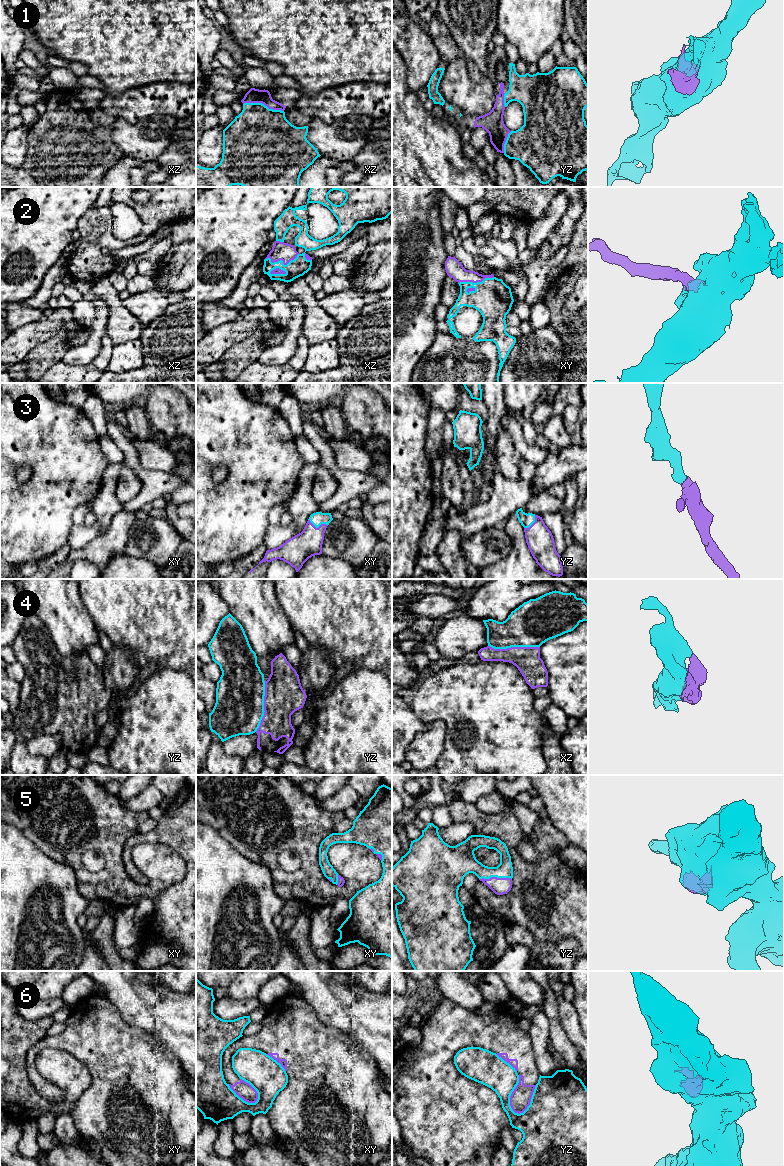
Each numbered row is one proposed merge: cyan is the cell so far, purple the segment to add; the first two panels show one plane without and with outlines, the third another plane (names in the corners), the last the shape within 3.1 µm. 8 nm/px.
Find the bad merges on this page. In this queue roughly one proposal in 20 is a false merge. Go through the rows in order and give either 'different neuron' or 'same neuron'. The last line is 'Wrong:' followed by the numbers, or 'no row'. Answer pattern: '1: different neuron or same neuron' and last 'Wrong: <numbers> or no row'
1: same neuron
2: same neuron
3: same neuron
4: same neuron
5: same neuron
6: different neuron
Wrong: 6

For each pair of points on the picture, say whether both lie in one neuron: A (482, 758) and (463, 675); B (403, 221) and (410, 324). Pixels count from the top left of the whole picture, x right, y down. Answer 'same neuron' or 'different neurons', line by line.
A: same neuron
B: same neuron

